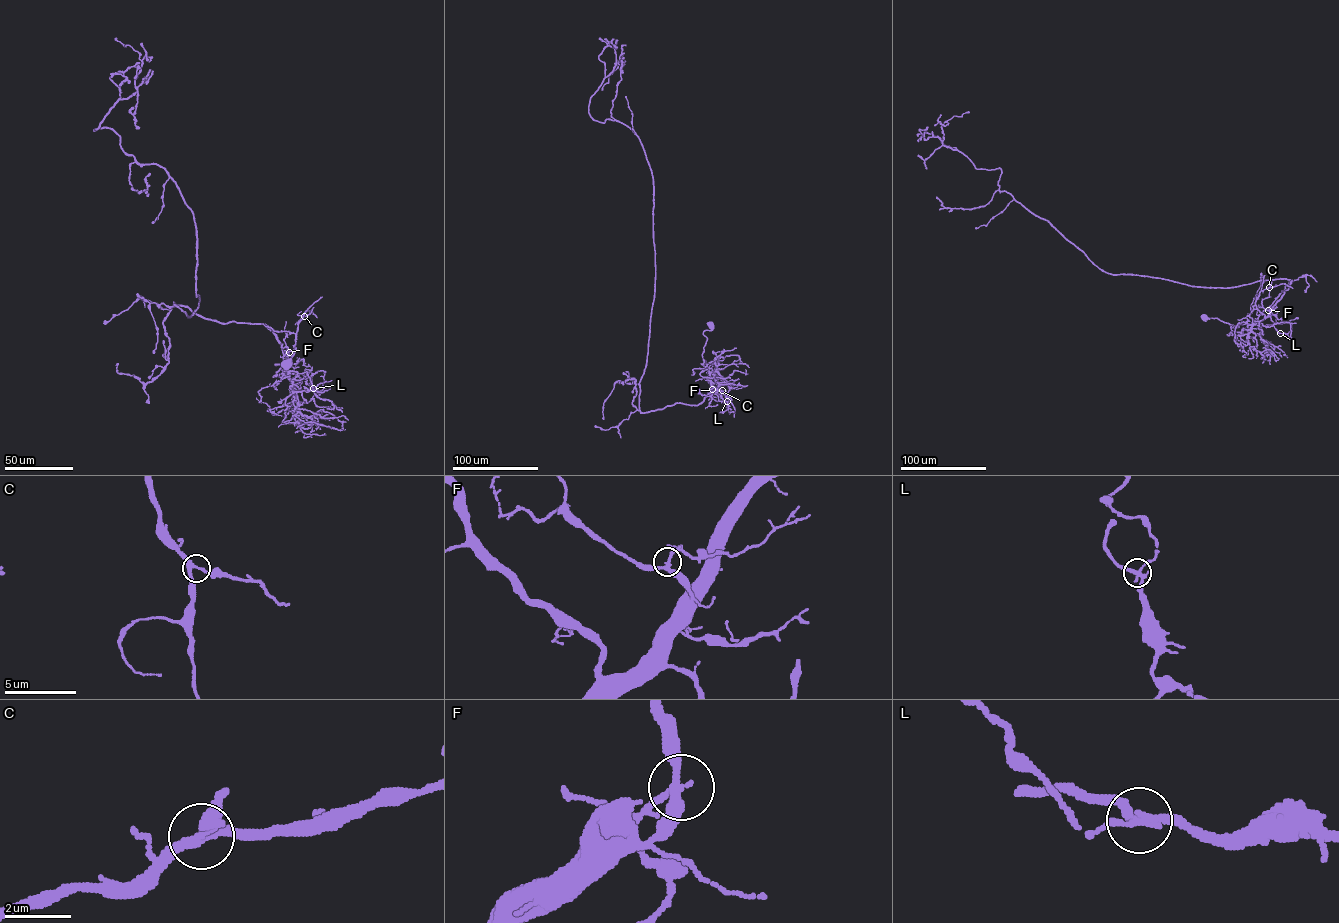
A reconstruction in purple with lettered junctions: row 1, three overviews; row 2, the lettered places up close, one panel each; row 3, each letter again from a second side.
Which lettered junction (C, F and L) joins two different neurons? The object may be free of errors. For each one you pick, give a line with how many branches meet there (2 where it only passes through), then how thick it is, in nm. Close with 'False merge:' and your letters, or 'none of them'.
L: 3 | 240 nm
False merge: L

